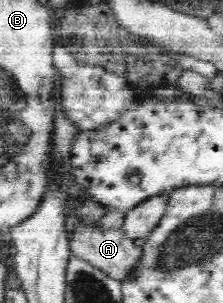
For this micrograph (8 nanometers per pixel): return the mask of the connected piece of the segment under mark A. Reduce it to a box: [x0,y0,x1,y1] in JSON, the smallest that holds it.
[70,222,141,281]

